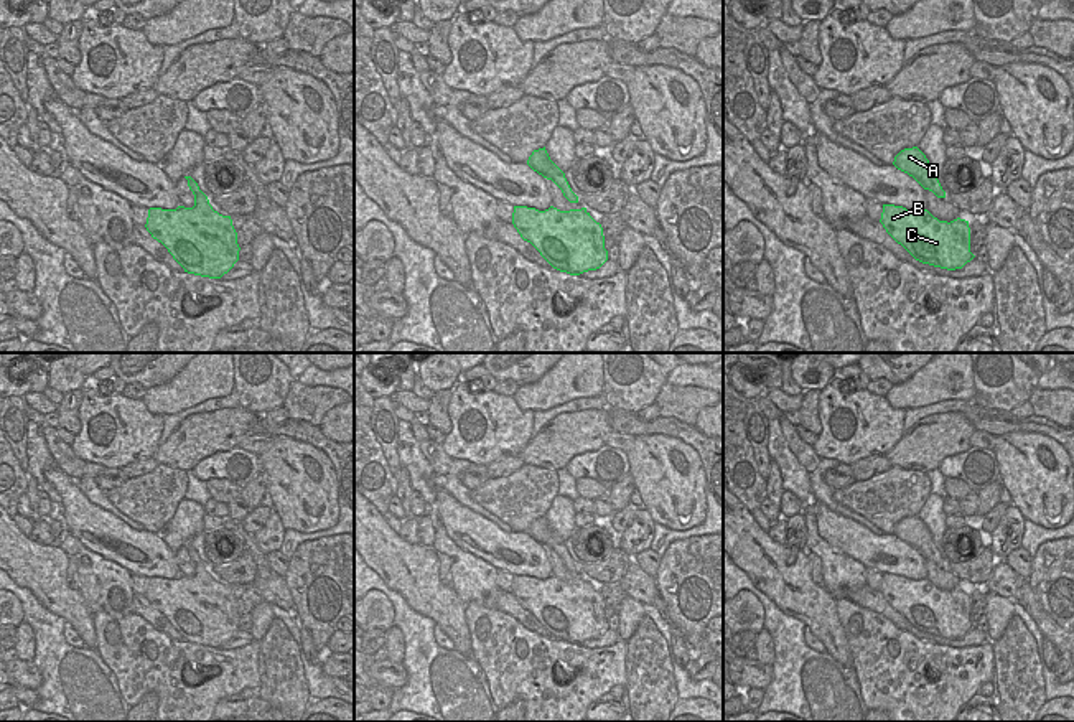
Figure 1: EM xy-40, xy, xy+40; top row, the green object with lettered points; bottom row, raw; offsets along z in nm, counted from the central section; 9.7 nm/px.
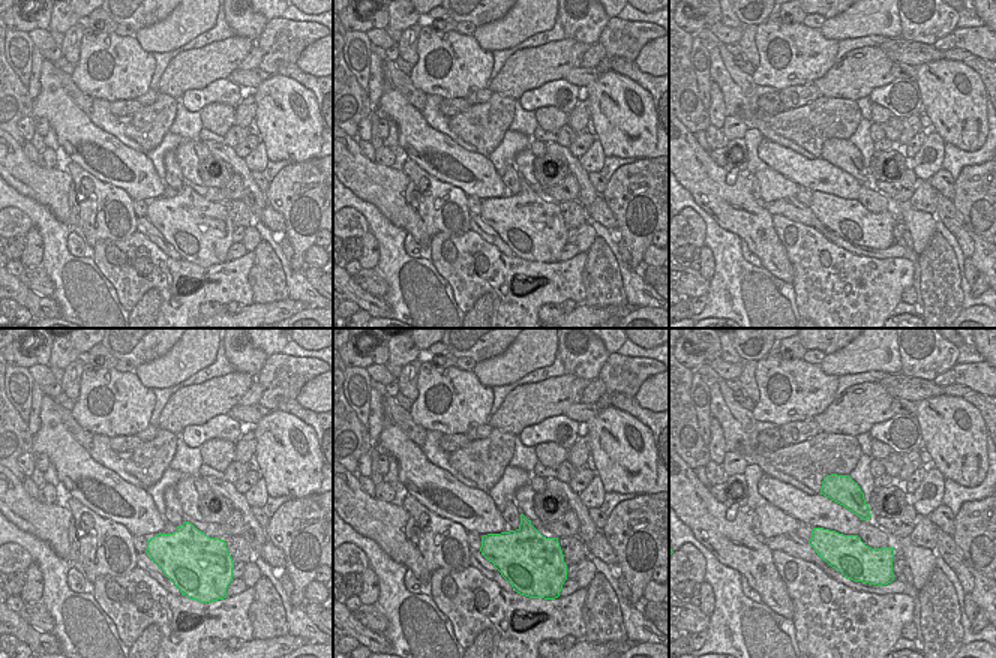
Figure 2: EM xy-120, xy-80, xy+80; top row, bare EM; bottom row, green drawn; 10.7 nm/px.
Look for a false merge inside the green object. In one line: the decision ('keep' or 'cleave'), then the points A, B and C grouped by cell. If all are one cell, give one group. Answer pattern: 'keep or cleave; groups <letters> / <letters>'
keep; groups A B C

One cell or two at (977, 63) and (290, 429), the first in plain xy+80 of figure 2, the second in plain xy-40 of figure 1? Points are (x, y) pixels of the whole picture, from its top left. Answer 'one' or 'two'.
one

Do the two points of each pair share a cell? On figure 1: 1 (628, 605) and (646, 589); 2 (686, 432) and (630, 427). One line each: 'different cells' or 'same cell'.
1: different cells
2: same cell

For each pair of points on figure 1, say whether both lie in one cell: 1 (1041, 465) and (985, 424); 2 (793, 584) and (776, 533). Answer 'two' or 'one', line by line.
1: two
2: two

